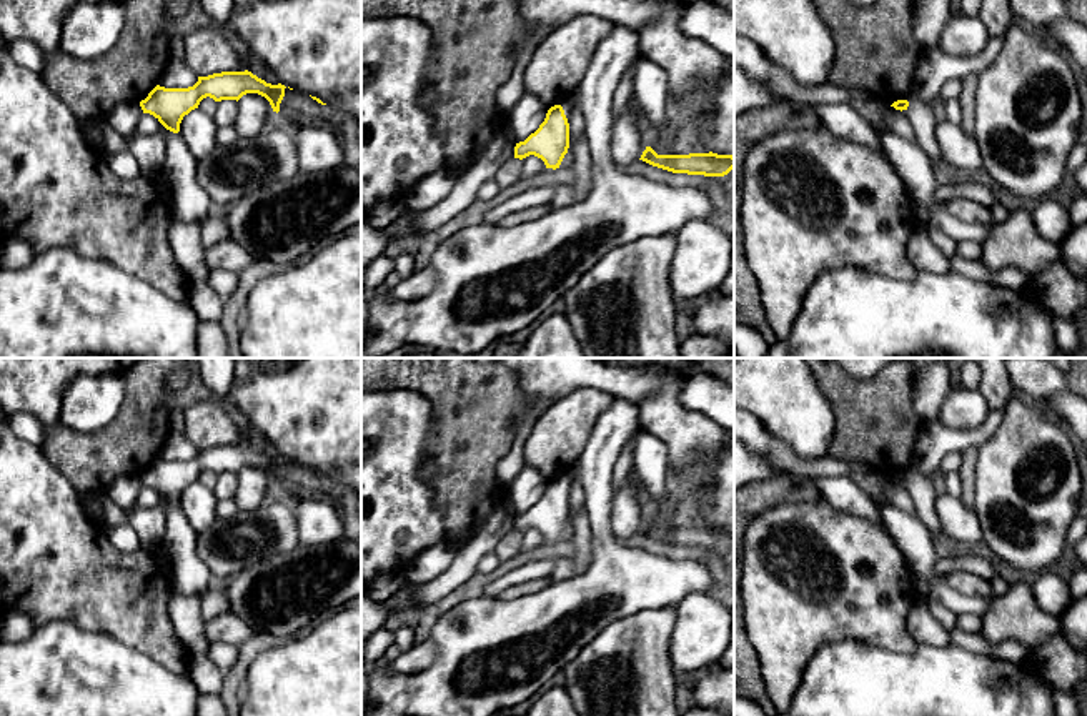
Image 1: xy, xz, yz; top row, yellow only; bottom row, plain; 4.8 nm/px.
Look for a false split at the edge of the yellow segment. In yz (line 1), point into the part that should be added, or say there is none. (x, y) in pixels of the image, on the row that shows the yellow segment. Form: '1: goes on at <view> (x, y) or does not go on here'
1: does not go on here

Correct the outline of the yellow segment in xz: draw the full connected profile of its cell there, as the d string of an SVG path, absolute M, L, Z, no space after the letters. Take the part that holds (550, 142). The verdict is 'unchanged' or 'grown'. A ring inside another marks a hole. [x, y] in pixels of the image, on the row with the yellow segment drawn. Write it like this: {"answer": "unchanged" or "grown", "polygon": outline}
{"answer": "unchanged", "polygon": "M561 105L548 110L544 122L524 142L516 143L514 158L534 155L546 168L559 168L569 148L569 123Z"}

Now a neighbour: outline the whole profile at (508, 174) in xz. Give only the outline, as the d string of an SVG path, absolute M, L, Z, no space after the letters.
M511 158L503 163L503 167L494 175L496 183L501 188L511 186L516 180L519 180L523 162L519 158Z

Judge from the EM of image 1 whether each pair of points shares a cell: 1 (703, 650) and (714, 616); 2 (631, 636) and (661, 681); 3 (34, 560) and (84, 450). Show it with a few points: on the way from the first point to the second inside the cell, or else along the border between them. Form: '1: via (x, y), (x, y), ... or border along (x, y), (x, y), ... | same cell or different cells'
1: via (703, 641), (703, 628), (706, 625) | same cell
2: via (635, 648), (635, 655), (650, 670) | same cell
3: border along (44, 452), (44, 457), (80, 495) | different cells

